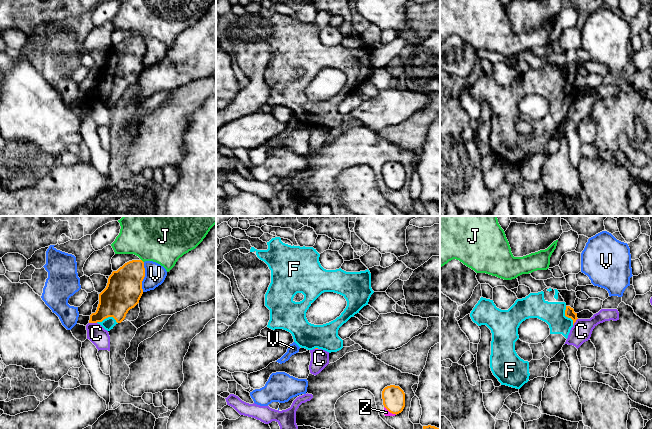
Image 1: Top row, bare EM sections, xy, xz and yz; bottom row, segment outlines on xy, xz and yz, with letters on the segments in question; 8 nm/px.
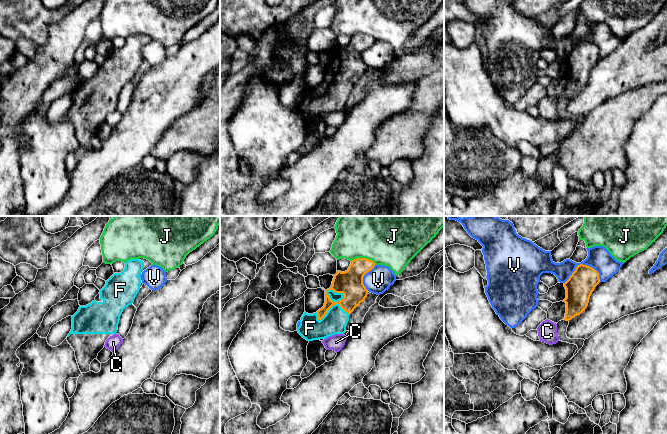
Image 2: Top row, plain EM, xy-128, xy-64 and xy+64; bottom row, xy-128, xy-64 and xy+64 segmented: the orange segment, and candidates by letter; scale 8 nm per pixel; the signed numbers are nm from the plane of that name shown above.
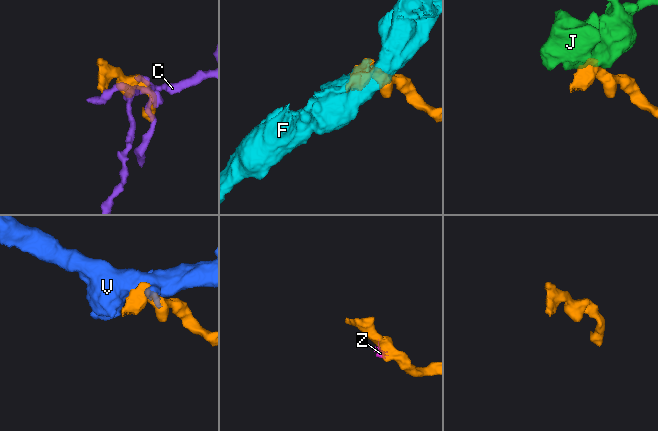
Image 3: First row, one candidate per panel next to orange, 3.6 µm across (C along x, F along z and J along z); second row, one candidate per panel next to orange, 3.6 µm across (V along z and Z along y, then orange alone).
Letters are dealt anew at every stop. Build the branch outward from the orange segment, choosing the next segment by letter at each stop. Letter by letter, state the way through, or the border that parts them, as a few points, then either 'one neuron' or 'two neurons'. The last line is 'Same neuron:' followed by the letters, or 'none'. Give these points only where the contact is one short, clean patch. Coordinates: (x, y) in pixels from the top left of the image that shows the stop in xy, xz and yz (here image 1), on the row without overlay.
C: border xy (89, 98), (96, 99); two neurons
F: one neuron
J: border xy (141, 35), (143, 38); two neurons
V: two neurons
Z: border xz (384, 182), (390, 188), (396, 190); two neurons
Same neuron: F

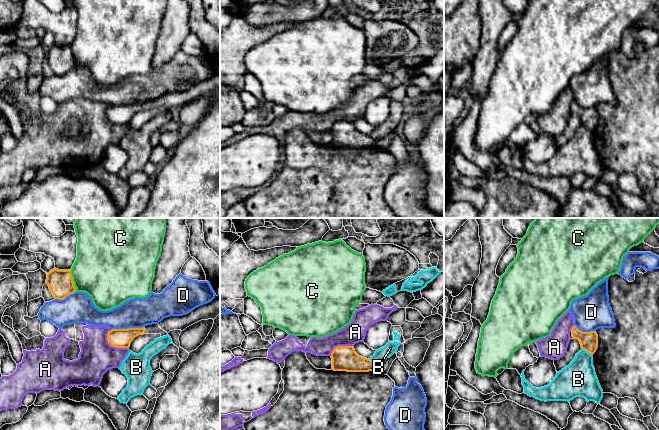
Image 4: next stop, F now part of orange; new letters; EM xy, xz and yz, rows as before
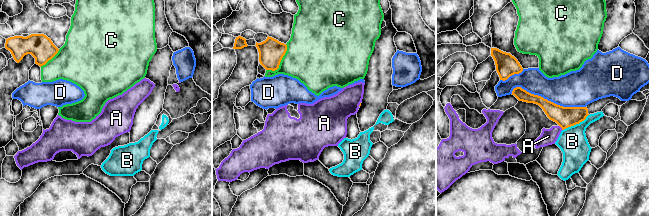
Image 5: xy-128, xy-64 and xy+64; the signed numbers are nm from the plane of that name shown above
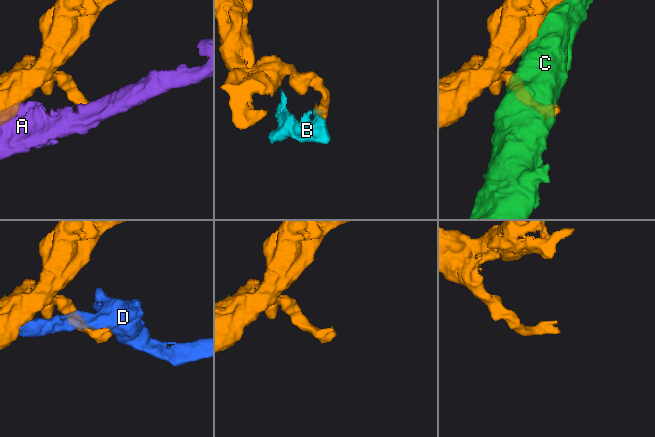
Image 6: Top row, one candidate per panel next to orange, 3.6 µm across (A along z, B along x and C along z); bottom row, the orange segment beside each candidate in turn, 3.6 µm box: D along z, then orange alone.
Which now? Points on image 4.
A: two neurons
B: border yz (582, 124), (592, 131); two neurons
C: border xy (70, 46), (75, 67); two neurons
D: two neurons
Same neuron: none

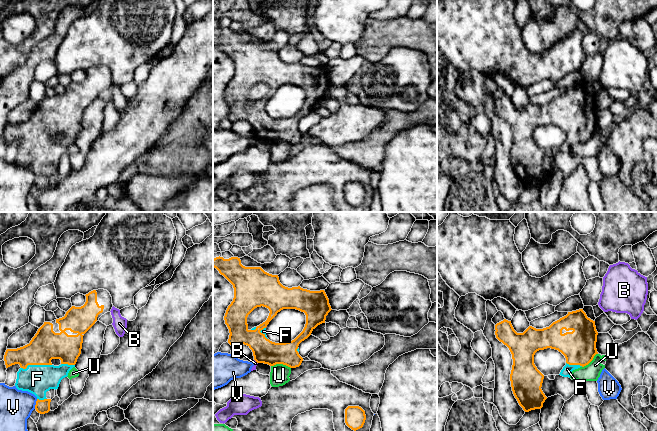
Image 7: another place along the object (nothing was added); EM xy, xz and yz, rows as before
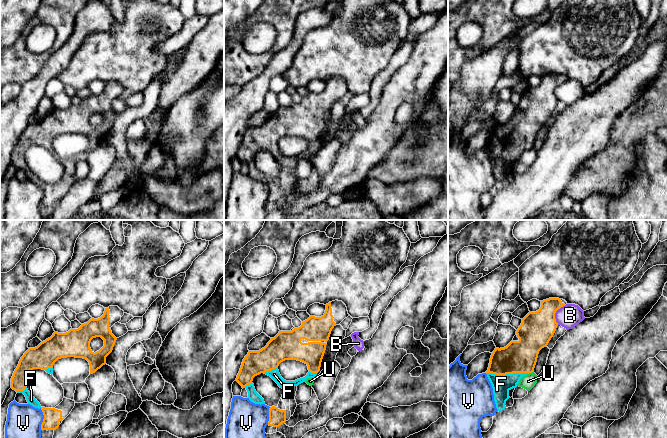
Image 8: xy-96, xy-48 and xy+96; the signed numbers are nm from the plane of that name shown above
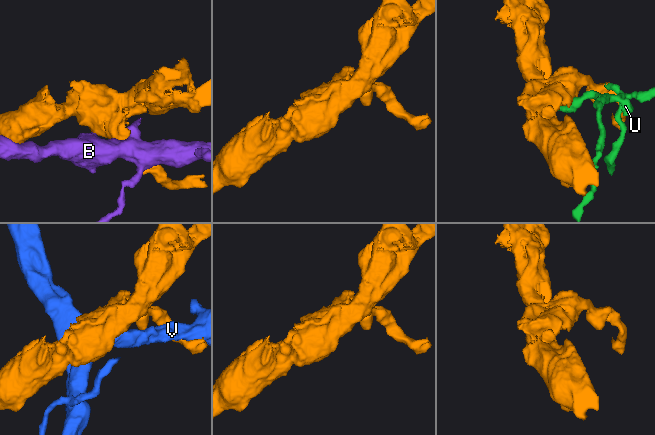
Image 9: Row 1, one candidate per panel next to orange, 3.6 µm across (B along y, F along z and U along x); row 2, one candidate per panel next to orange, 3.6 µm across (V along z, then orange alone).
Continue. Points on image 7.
B: two neurons
F: one neuron
U: two neurons
V: two neurons
Same neuron: F

